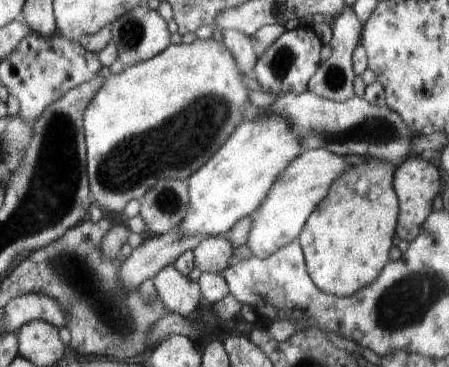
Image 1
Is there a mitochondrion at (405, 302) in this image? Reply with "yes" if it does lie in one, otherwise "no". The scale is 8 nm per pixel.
yes

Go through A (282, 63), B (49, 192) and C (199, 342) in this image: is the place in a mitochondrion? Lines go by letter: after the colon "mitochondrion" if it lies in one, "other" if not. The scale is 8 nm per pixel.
A: mitochondrion
B: mitochondrion
C: other

